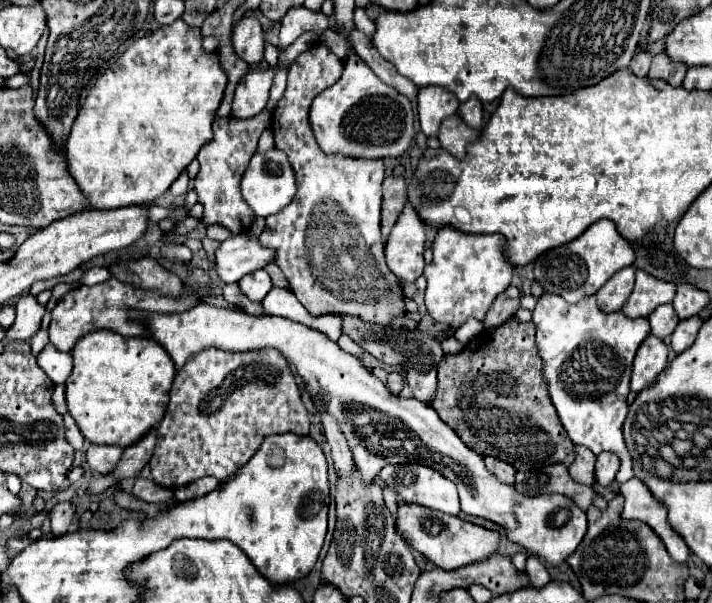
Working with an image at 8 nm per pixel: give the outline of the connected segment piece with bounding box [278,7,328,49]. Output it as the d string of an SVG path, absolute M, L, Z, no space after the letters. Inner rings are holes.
M292 7L282 17L280 23L282 23L282 27L280 27L280 45L278 45L278 49L286 49L304 31L314 31L314 33L320 35L324 29L328 29L328 17L322 11L310 11L306 7Z

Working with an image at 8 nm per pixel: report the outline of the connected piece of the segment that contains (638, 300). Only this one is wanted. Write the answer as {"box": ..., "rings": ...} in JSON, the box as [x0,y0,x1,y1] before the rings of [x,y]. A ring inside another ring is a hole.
{"box":[622,271,676,317],"rings":[[[638,271],[638,283],[634,285],[630,299],[622,307],[622,313],[626,317],[648,317],[658,305],[672,303],[674,291],[676,285],[654,279],[644,271]]]}

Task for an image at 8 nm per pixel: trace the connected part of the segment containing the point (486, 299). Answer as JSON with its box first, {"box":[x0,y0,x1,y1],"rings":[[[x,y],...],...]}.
{"box":[424,225,516,331],"rings":[[[450,225],[436,229],[432,255],[432,263],[424,269],[424,277],[428,279],[426,309],[434,321],[452,331],[464,325],[470,317],[484,321],[496,295],[510,287],[512,271],[516,269],[506,255],[506,237],[464,233]]]}

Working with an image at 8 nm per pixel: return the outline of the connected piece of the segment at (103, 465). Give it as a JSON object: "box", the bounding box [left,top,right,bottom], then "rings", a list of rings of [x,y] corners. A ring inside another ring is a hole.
{"box":[86,445,122,475],"rings":[[[90,445],[86,451],[88,467],[96,475],[110,475],[122,457],[122,447],[112,445]]]}

